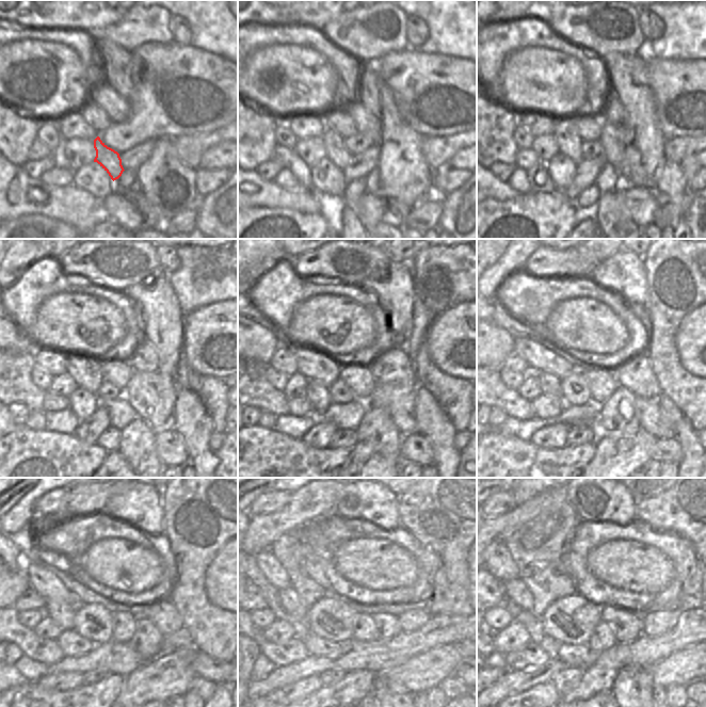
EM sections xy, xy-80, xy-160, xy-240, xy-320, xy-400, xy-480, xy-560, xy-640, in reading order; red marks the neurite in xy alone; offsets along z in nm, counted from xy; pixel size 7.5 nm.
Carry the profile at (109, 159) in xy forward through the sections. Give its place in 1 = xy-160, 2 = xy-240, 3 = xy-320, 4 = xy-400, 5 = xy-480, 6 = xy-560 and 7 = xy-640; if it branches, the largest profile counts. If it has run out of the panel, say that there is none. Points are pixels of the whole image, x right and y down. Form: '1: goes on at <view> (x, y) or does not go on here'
1: goes on at xy-160 (565, 133)
2: goes on at xy-240 (84, 369)
3: goes on at xy-320 (315, 365)
4: goes on at xy-400 (539, 358)
5: goes on at xy-480 (48, 585)
6: goes on at xy-560 (272, 569)
7: goes on at xy-640 (498, 560)

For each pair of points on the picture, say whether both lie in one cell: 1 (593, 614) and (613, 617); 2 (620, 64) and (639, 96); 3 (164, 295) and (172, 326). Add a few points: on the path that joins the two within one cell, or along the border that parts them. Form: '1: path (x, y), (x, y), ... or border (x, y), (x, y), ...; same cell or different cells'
1: border (600, 606), (602, 620); different cells
2: path (627, 71), (632, 89); same cell
3: path (164, 303), (164, 319); same cell

